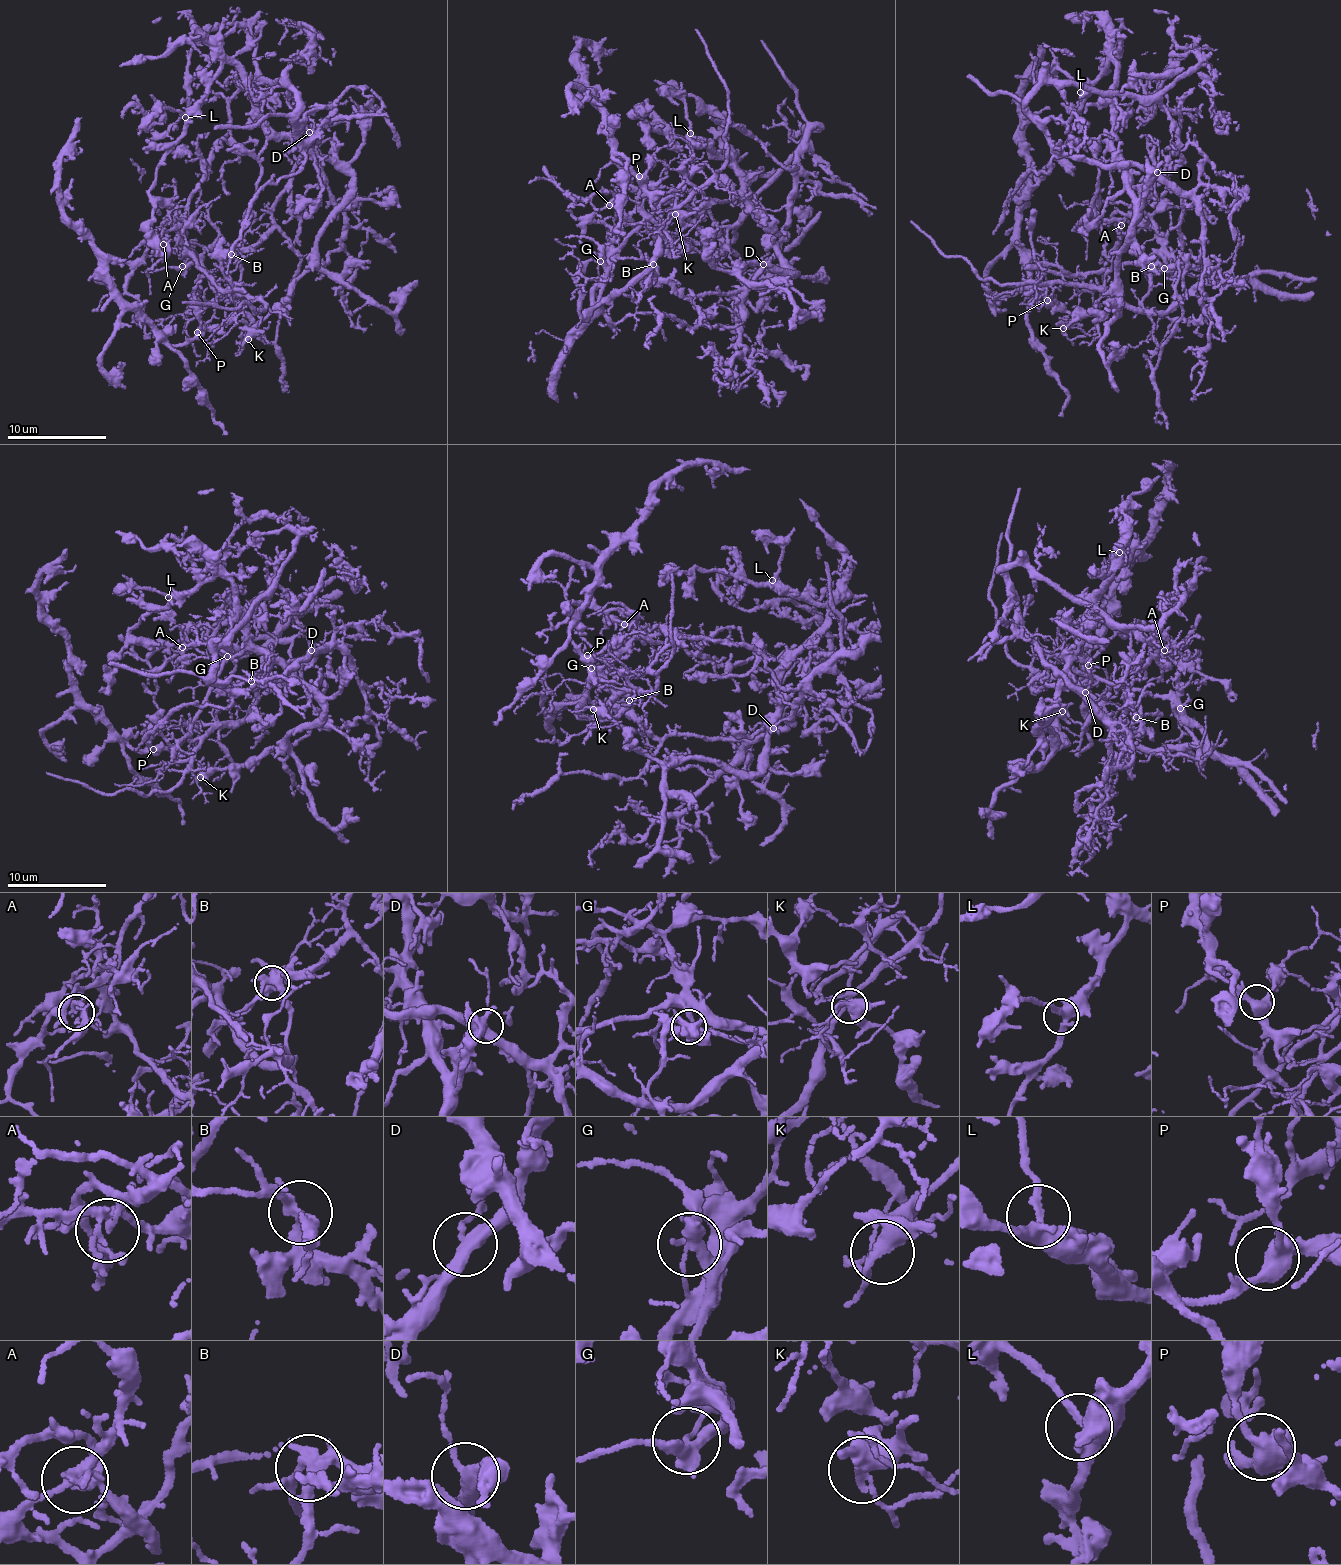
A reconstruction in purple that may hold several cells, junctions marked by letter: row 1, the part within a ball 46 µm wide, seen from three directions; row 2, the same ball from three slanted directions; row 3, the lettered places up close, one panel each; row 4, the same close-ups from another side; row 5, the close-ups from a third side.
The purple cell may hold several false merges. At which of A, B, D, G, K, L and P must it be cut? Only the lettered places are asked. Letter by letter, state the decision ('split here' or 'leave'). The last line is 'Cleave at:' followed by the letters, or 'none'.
A: split here
B: leave
D: leave
G: split here
K: split here
L: leave
P: leave
Cleave at: A, G, K

